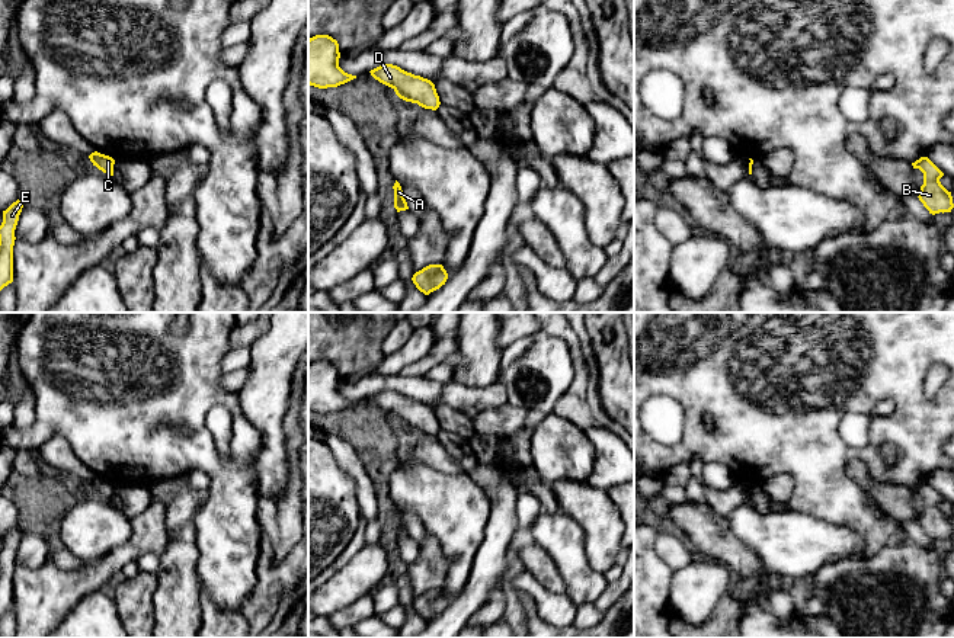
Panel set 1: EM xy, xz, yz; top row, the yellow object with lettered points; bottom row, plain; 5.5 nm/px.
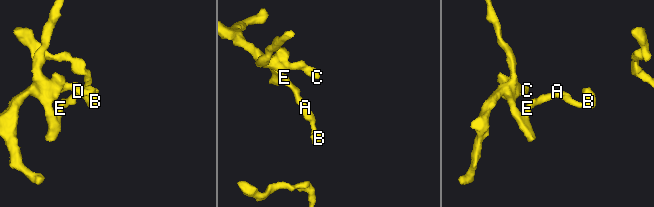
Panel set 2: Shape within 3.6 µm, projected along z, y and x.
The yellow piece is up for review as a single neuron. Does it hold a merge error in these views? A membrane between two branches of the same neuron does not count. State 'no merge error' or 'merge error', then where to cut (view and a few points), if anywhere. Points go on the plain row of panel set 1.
no merge error; cut none

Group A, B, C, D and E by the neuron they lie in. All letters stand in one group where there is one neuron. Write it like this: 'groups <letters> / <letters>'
groups A B C D E

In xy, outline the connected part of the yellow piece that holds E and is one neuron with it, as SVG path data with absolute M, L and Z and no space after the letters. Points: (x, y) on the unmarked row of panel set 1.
M17 525L6 536L3 536L3 548L0 551L0 616L13 607L15 555L22 533L23 530Z

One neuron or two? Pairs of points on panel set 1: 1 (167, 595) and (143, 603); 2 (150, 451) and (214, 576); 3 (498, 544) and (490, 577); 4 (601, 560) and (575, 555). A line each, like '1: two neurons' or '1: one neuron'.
1: two neurons
2: one neuron
3: one neuron
4: two neurons

